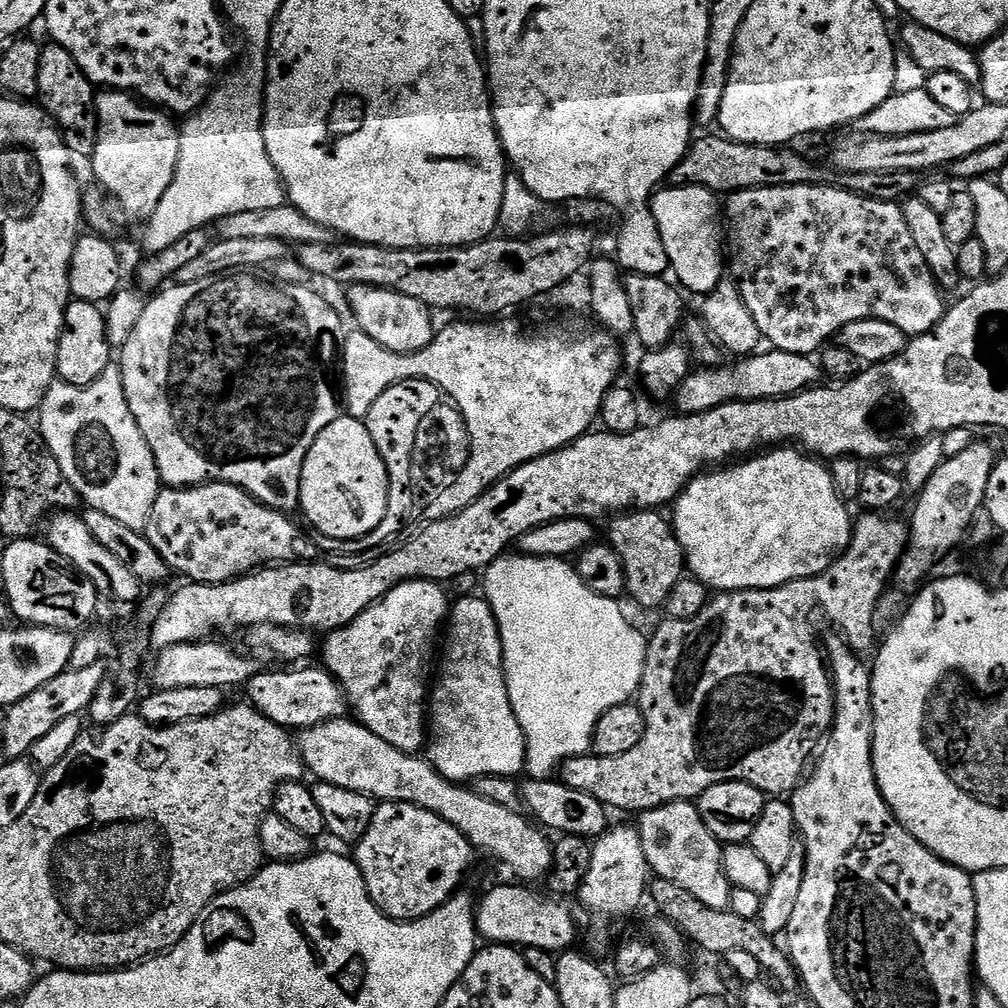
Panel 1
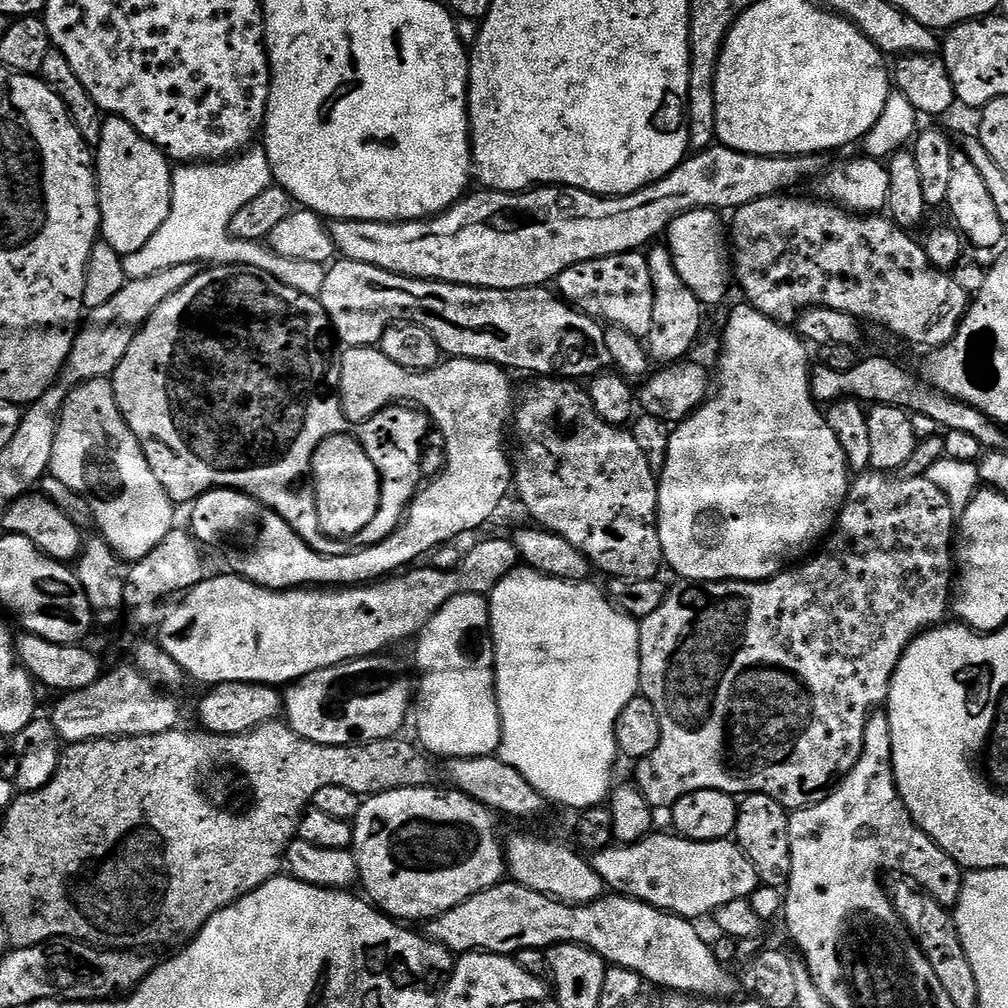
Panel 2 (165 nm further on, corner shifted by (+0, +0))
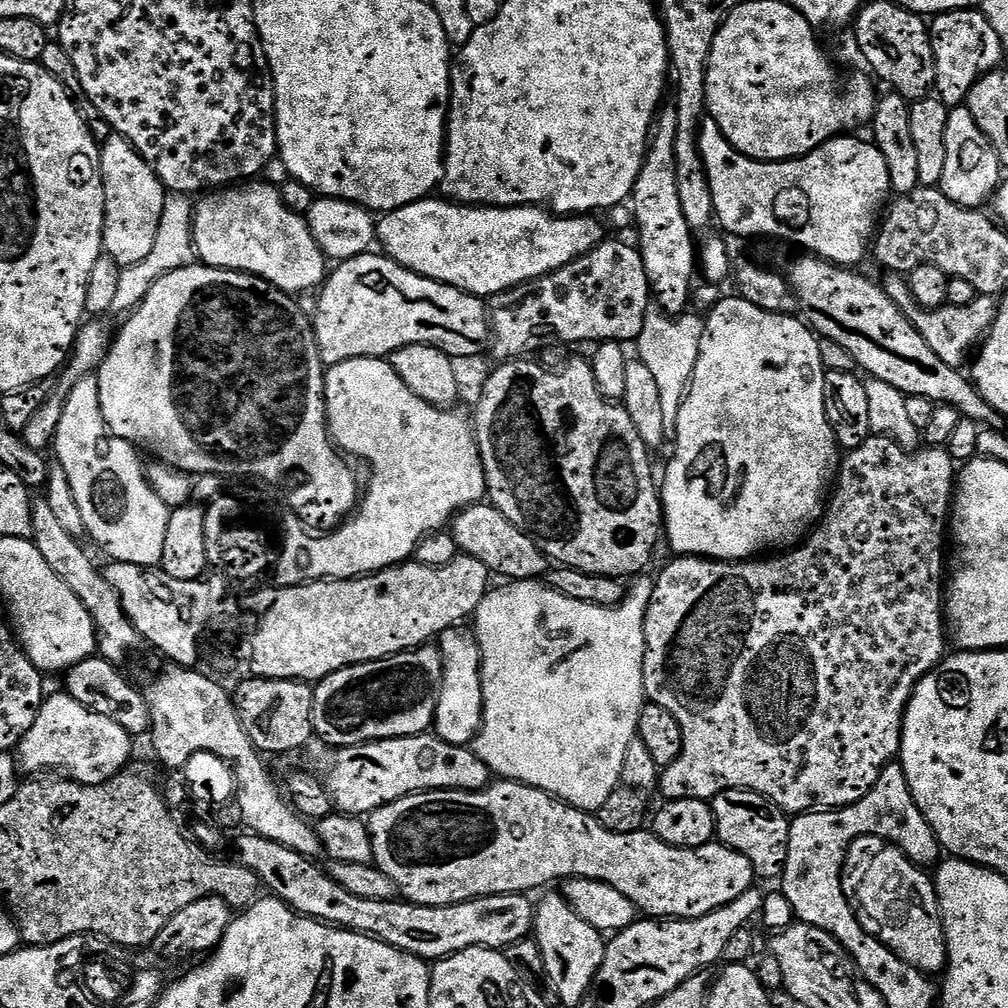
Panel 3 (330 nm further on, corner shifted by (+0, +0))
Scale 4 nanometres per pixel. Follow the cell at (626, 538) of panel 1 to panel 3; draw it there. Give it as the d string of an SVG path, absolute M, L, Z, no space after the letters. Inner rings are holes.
M517 358L497 363L496 369L488 376L484 389L480 392L480 401L476 404L474 431L482 466L488 483L487 499L493 508L497 508L514 526L536 541L549 558L549 561L566 568L577 568L591 576L614 576L629 578L636 576L652 560L656 552L656 543L662 540L662 496L658 491L658 480L652 477L650 450L638 438L638 429L630 422L630 414L619 403L610 401L601 394L594 382L594 370L587 359L572 360L561 372L543 372L532 358Z

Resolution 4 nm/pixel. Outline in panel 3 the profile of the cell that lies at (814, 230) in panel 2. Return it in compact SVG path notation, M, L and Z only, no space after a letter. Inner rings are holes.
M888 274L885 277L885 280L882 280L884 292L904 311L910 323L920 331L930 350L934 350L934 354L938 354L938 358L942 358L946 366L963 369L968 351L972 347L975 349L992 330L992 324L995 323L996 316L1000 312L997 297L977 295L976 300L966 306L947 303L942 308L926 309L916 303L911 283L903 275Z

